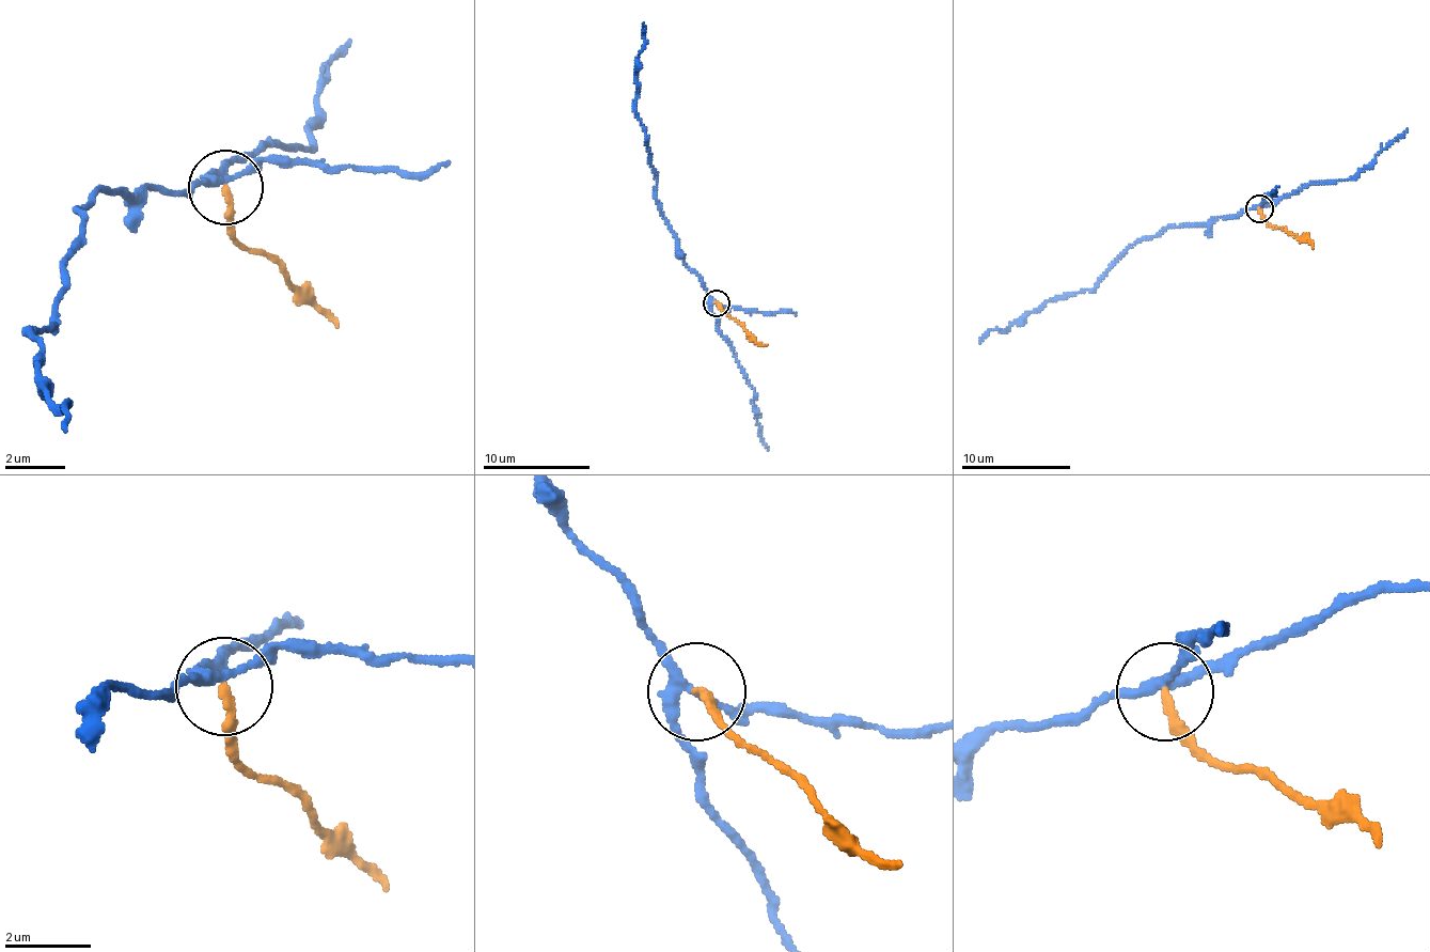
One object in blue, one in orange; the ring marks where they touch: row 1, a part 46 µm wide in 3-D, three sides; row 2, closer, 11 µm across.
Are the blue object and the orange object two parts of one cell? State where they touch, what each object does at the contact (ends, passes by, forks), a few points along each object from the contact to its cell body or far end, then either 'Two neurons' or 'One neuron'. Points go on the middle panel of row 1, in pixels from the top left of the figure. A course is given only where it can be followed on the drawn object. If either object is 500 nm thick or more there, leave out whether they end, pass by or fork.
Place: (717, 302). At the ring blue forks. At the ring orange ends. Course of blue: (717, 302), (684, 261), (656, 198), (645, 127), (635, 110), (639, 55), (644, 48), (643, 22). Course of orange: (717, 302), (747, 333), (767, 345). Two neurons

